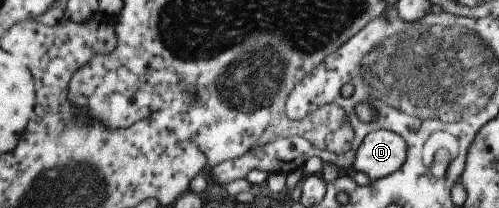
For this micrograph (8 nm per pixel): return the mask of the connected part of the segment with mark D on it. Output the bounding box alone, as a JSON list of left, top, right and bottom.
[351,129,405,181]

